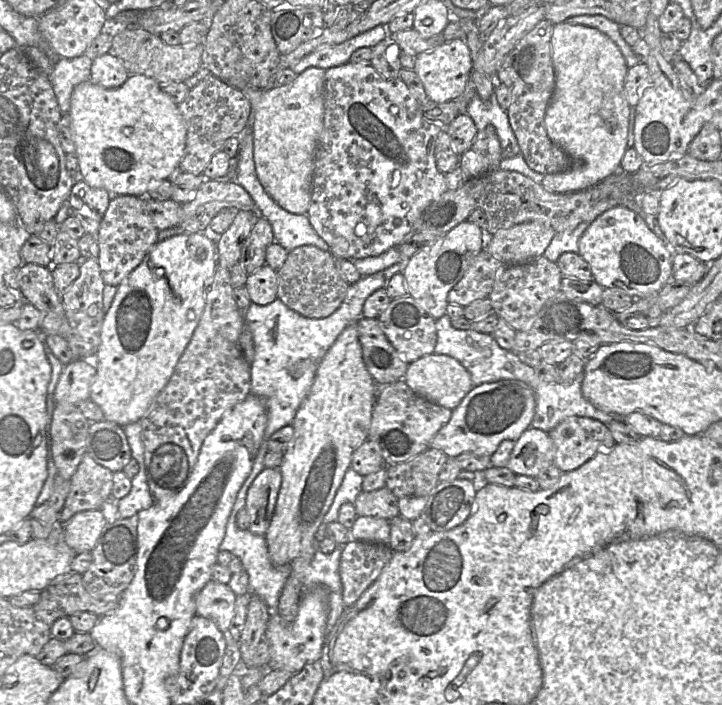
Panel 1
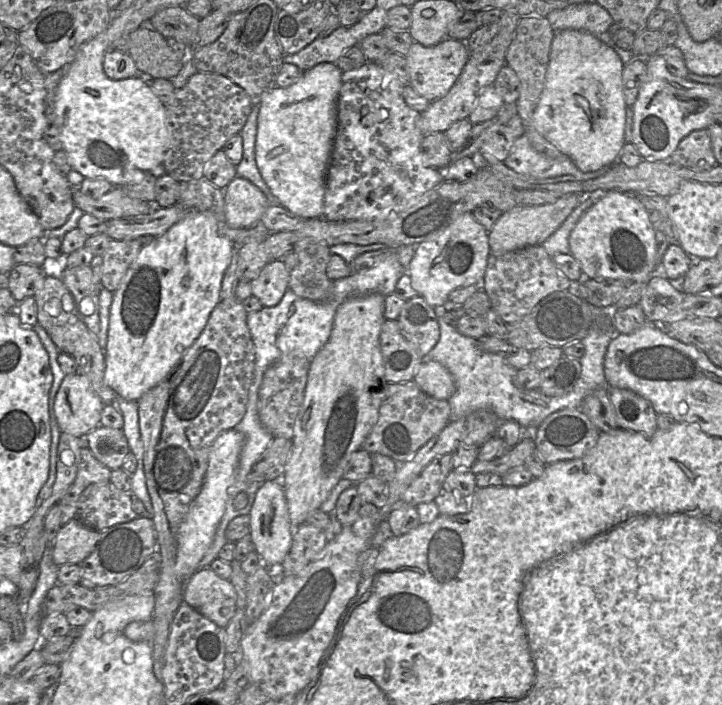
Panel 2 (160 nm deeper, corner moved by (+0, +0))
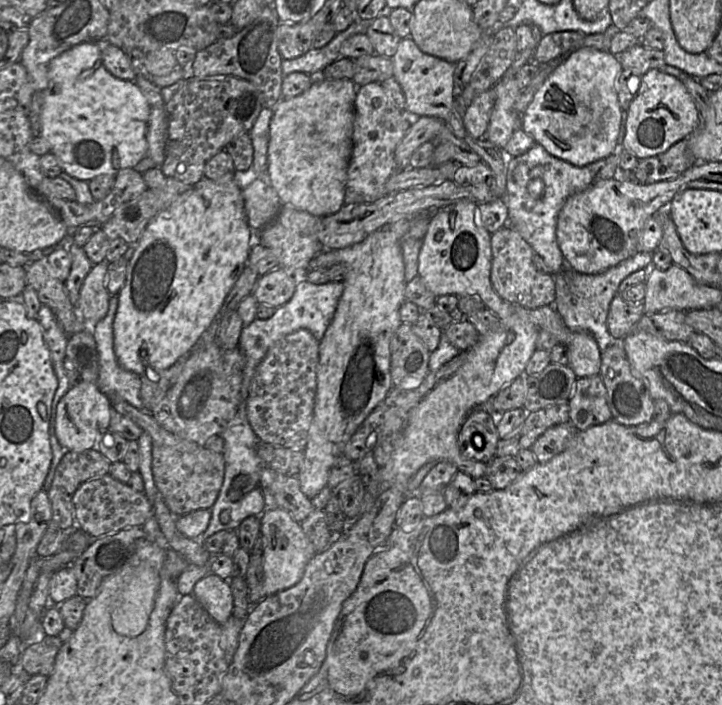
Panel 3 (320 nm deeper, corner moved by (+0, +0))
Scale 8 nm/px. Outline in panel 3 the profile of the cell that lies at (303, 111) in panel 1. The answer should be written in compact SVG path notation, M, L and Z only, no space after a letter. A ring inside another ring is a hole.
M316 77L303 93L282 98L273 109L267 171L282 205L321 218L335 214L343 207L358 87L351 79Z

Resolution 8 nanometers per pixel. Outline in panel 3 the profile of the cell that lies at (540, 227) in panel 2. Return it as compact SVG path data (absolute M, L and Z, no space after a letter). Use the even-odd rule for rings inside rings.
M658 68L650 69L642 75L638 93L627 112L623 144L617 143L613 152L606 158L605 166L596 175L595 181L611 179L621 173L619 159L623 151L631 152L638 159L661 154L676 142L688 138L701 124L700 113L684 83Z

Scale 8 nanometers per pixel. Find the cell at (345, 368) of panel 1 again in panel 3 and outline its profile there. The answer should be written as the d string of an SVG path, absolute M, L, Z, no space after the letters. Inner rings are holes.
M387 227L380 228L364 239L363 241L350 245L343 249L338 250L324 250L317 254L309 263L309 268L331 268L334 265L344 265L346 267L346 276L343 280L344 291L338 301L333 319L329 324L323 338L319 342L319 359L316 368L317 387L314 399L314 409L311 425L308 433L308 441L304 448L304 462L298 474L301 491L309 498L314 498L328 483L329 471L335 459L343 455L344 448L358 427L363 423L367 416L386 398L388 393L393 388L390 376L390 340L394 332L401 325L399 316L399 309L405 301L405 268L403 255L401 250L401 241L388 229Z

